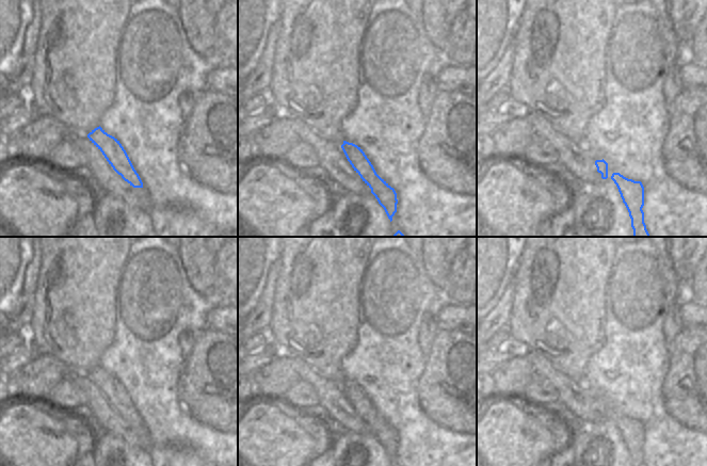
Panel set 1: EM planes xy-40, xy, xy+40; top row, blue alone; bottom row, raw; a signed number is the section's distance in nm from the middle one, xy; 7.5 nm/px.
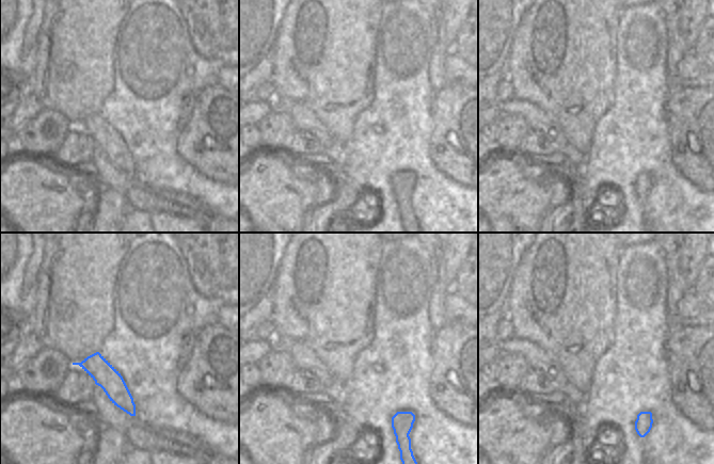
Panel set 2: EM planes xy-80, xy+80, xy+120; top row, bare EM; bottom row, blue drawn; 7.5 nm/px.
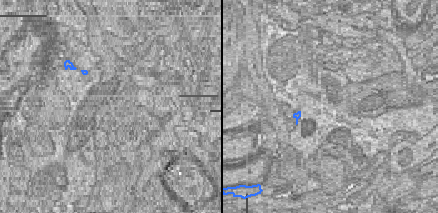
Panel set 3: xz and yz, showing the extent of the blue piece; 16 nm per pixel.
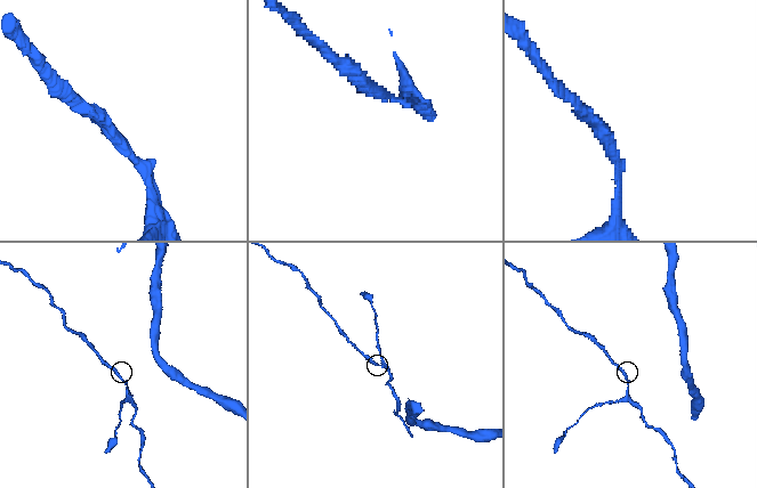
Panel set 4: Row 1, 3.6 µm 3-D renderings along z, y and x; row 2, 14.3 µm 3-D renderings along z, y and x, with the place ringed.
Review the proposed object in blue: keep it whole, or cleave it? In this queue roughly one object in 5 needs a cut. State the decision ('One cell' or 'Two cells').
One cell

